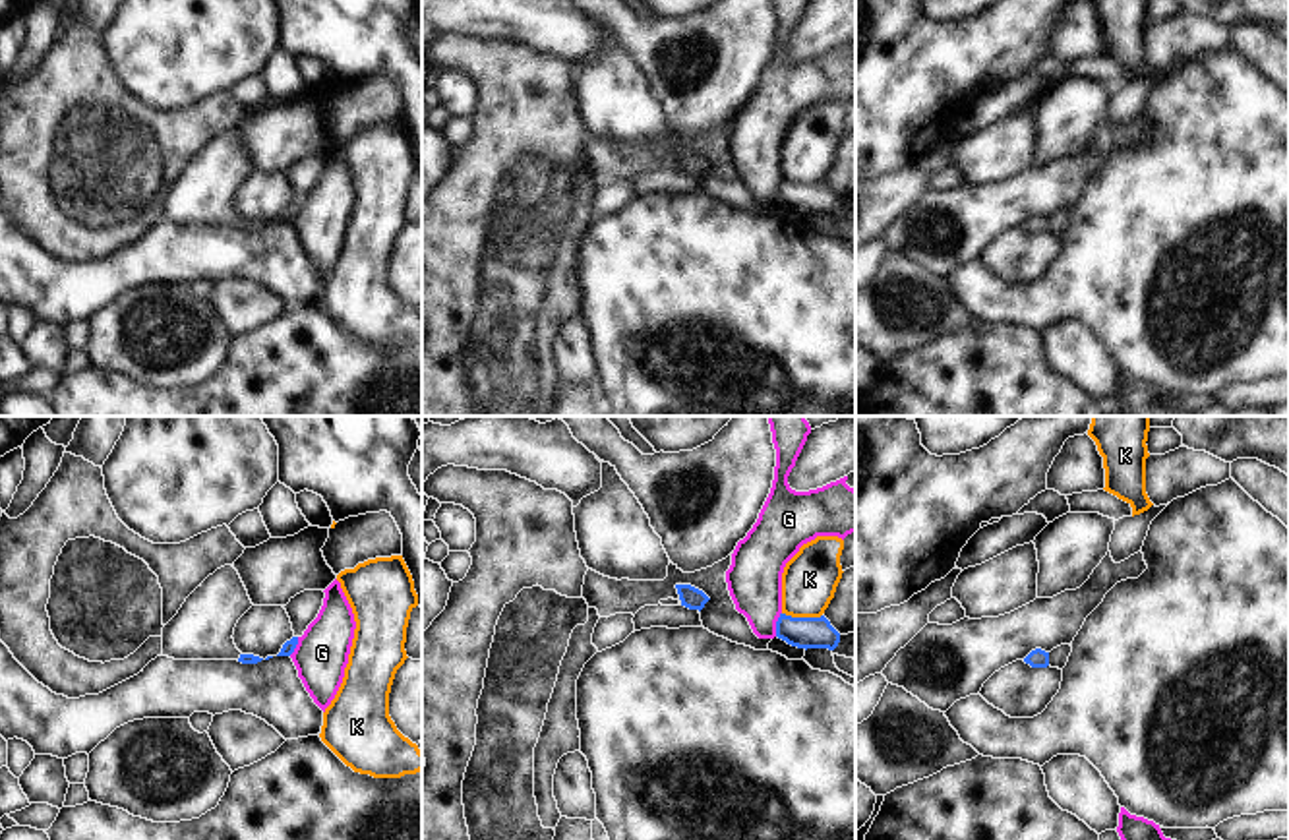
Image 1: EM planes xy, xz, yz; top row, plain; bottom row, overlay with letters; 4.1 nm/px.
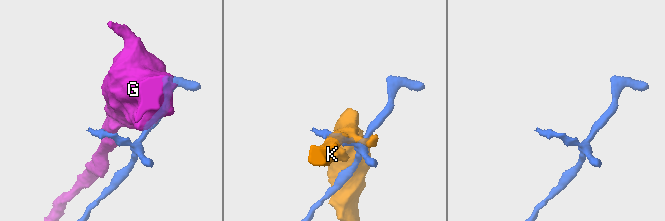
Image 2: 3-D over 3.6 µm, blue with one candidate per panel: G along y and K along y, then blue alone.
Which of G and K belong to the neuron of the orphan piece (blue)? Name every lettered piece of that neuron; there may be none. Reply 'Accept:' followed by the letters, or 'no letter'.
Accept: no letter

